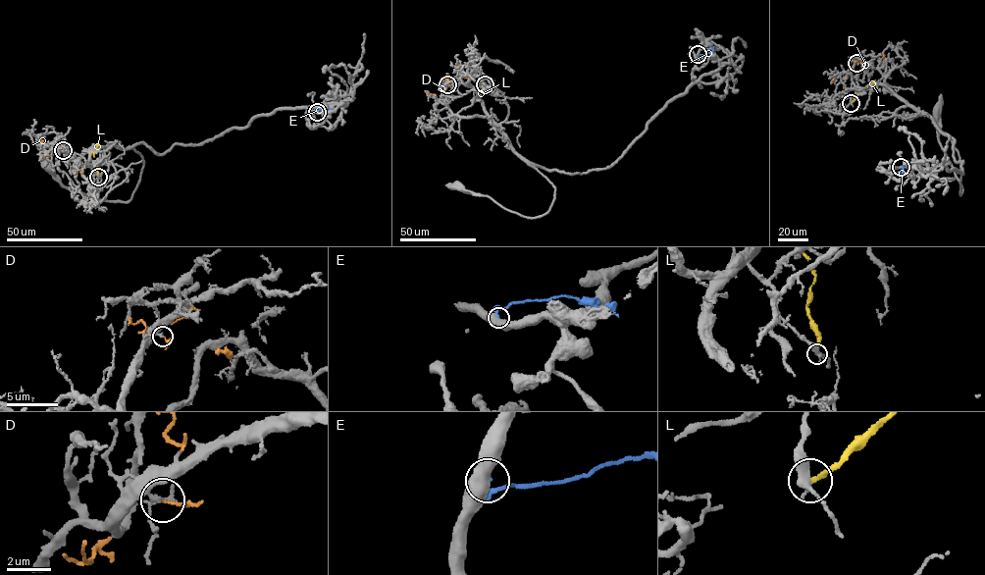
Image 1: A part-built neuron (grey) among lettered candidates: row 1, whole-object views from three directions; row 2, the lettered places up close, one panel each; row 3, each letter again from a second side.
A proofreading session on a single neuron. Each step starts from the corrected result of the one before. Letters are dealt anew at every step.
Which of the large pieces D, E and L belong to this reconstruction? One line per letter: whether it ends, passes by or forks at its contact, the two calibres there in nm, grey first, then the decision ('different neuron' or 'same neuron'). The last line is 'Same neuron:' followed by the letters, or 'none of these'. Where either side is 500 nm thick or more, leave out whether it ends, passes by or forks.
D: it ends; calibres 200 and 100 nm; different neuron
E: calibres 550 and 220 nm; different neuron
L: it ends; calibres 360 and 200 nm; different neuron
Same neuron: none of these

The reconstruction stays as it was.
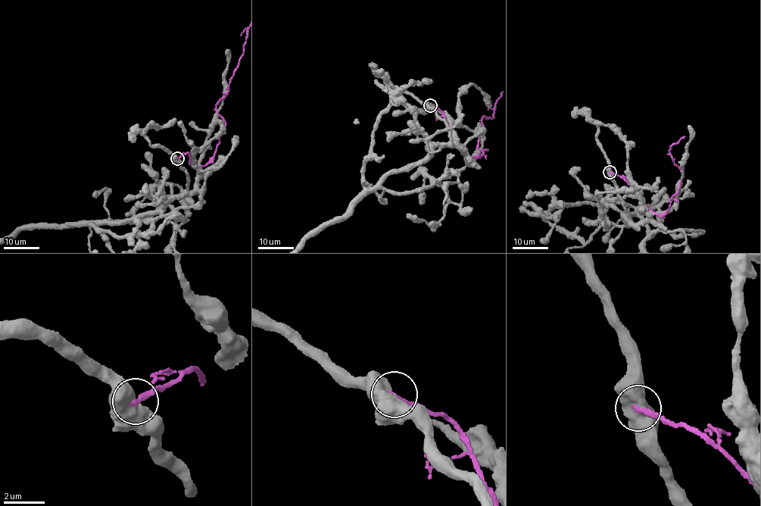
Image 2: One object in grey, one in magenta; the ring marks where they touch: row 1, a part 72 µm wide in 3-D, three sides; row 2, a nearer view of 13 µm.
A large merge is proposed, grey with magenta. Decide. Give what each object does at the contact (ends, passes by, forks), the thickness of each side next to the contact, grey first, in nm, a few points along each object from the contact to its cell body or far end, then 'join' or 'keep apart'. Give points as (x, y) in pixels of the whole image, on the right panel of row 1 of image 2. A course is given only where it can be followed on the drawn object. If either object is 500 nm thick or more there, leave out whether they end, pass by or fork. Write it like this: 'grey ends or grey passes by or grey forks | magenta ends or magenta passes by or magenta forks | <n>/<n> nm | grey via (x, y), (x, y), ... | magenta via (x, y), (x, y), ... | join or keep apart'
850/220 nm | keep apart

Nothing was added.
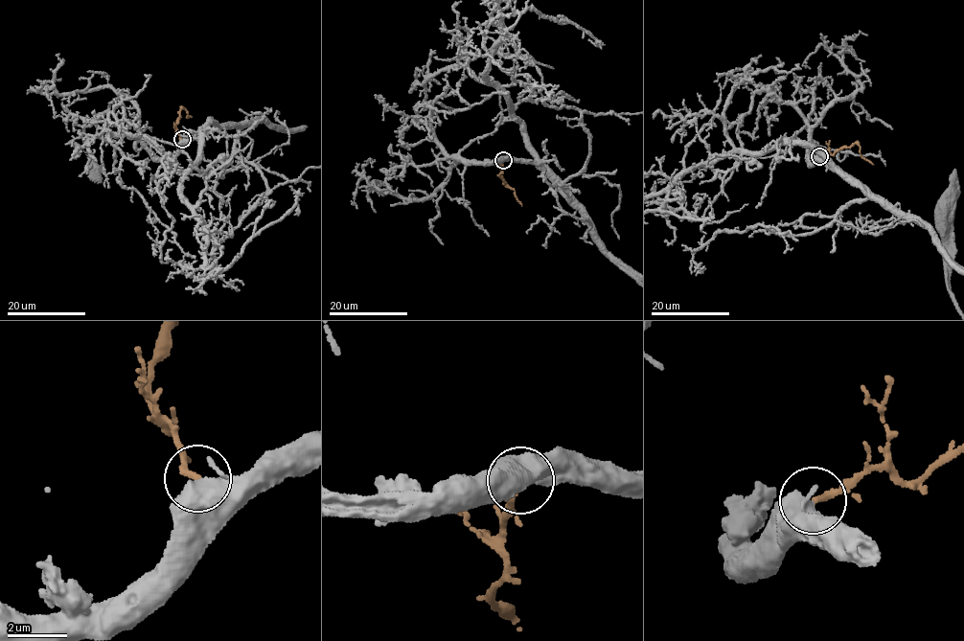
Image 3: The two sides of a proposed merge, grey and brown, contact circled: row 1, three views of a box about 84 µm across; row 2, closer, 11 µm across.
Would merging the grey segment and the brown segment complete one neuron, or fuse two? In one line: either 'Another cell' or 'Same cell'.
Same cell

